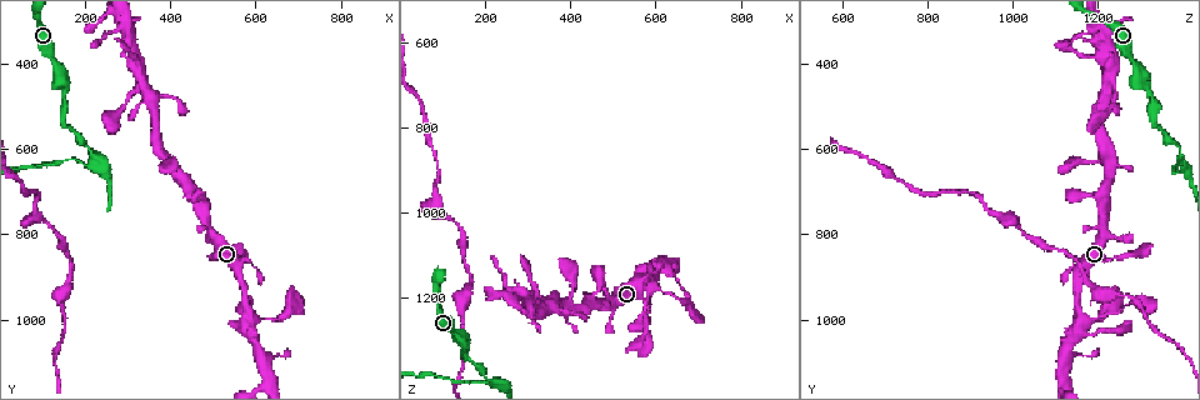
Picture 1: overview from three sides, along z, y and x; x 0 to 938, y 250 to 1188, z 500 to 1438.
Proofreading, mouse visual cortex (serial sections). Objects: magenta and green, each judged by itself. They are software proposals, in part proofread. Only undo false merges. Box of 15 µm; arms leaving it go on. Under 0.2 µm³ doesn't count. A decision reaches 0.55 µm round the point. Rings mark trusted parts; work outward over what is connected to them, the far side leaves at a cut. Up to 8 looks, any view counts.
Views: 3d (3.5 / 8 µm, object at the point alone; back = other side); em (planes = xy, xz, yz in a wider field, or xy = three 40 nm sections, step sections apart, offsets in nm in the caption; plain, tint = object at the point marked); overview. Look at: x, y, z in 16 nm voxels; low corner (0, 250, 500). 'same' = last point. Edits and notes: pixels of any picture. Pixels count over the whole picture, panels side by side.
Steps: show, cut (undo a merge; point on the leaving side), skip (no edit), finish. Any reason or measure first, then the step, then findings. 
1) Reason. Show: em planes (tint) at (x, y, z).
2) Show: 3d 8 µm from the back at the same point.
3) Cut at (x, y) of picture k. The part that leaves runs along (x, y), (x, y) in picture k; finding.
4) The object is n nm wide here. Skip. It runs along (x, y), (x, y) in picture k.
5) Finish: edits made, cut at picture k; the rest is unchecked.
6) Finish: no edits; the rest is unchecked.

Sudden change in width. Show: 3d 3.5 µm at (125, 415, 1295).

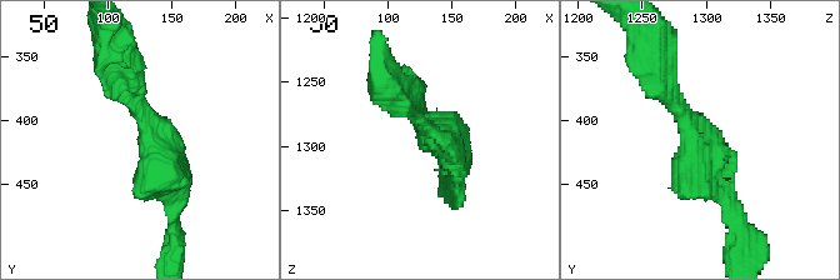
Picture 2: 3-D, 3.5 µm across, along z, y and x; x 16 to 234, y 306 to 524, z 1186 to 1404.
The arms are 250, 300 nm wide. Show: em xy step 3 (tint) at (130, 414, 1290).

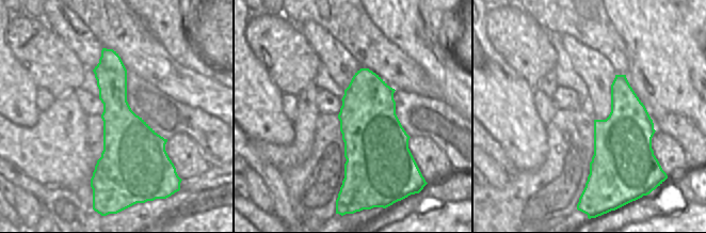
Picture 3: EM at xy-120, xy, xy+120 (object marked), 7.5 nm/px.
Skip. It runs along (660, 65), (691, 156), (730, 203) in picture 2; continuous, no second cell.

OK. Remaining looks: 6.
Narrows sharply. Show: 3d 3.5 µm at (165, 545, 1335).

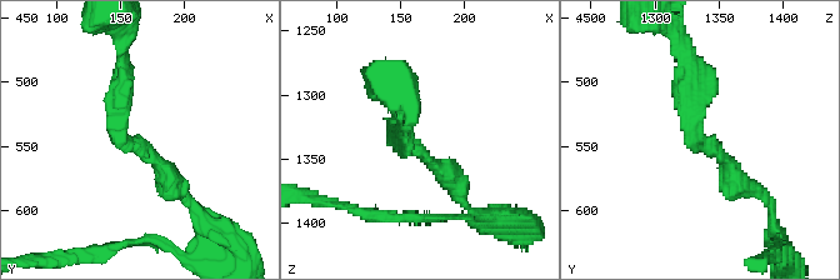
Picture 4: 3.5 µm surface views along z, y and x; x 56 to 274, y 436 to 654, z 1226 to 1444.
The arms are 300, 300 nm wide. Show: em xy step 2 (tint) at (160, 550, 1336).

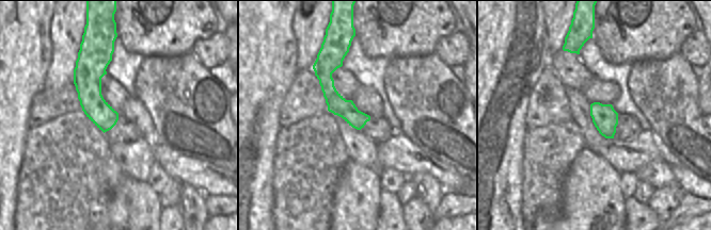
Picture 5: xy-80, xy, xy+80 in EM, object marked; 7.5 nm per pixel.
Skip. It runs along (109, 50), (93, 67), (104, 128) in picture 5; one cell here.

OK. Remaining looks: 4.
Small branch off a trunk. Show: 3d 3.5 µm at (225, 620, 1390).

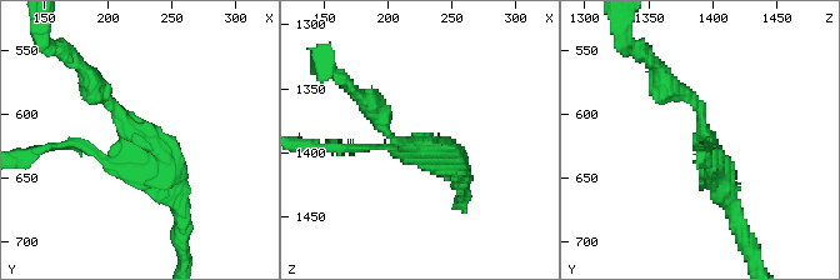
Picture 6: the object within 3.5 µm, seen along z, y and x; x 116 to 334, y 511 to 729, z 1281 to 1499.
Show: em xy step 1 (tint) at (226, 618, 1394).

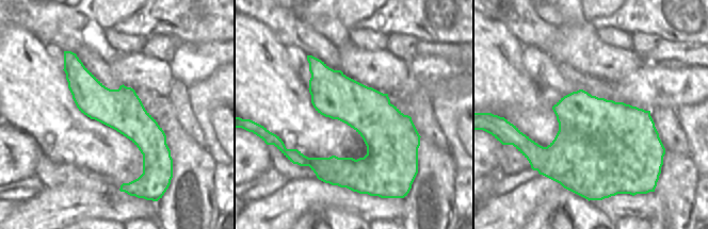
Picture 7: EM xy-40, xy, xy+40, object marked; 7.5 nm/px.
Another direction. Show: em xy step 3 (tint) at the same point.

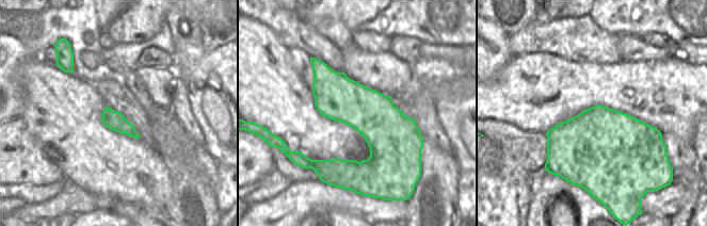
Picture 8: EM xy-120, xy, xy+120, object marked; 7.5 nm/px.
Cut at (66, 145) of picture 6. The part that leaves runs along (110, 163), (80, 144), (34, 151) in picture 6; two cells meet here.

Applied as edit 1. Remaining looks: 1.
Finish: edits made, cut at picture 6; the rest is unchecked.

